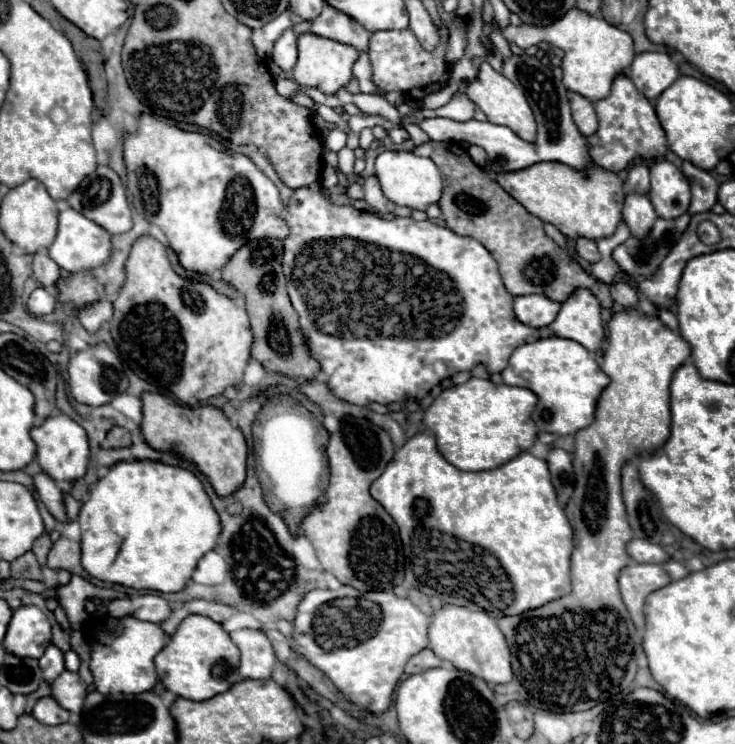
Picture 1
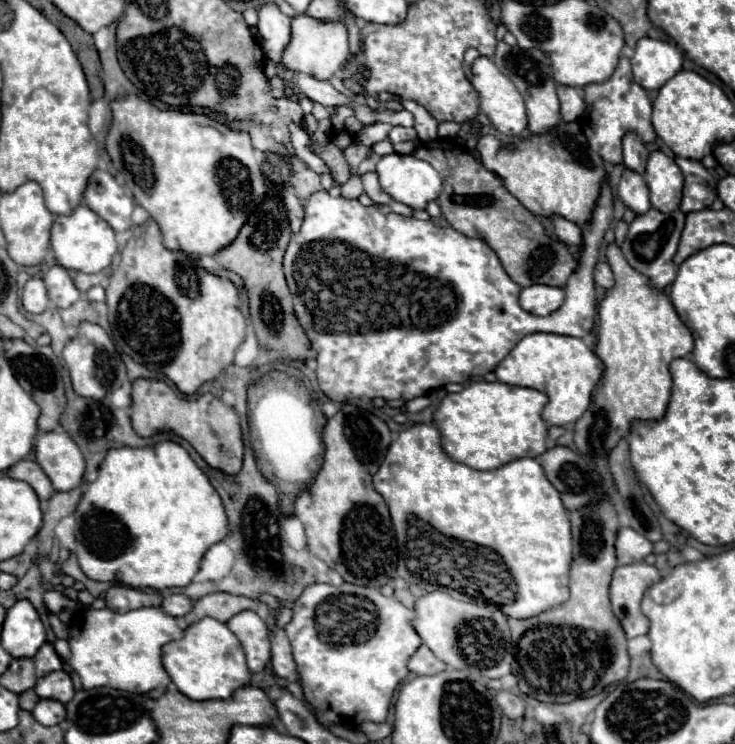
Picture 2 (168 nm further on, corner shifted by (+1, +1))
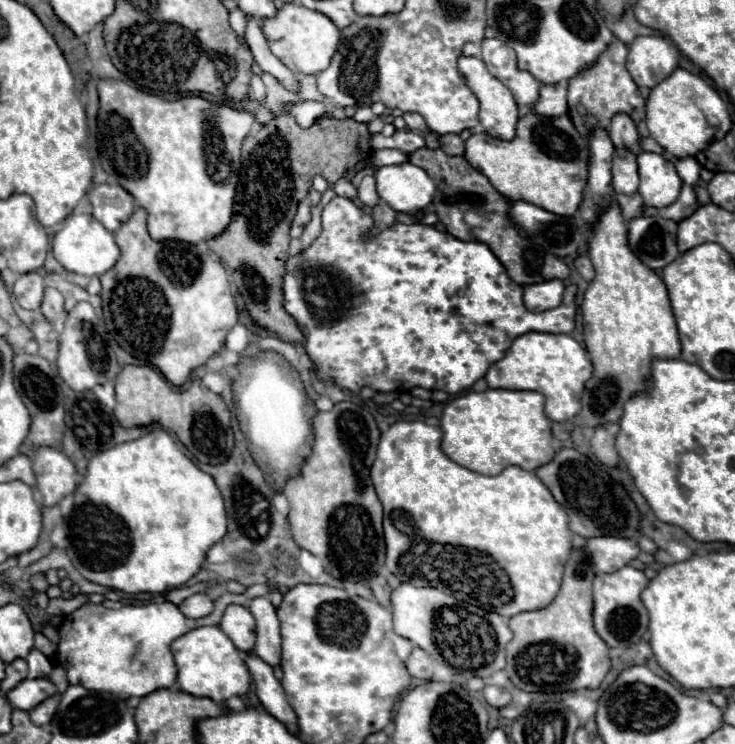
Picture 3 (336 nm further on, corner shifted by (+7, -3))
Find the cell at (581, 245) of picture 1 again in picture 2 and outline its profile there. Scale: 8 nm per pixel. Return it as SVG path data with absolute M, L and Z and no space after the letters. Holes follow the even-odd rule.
M555 216L553 218L553 226L555 226L555 234L557 238L567 244L567 246L581 246L583 244L583 236L581 236L581 226L577 226L575 222L569 222L565 218Z

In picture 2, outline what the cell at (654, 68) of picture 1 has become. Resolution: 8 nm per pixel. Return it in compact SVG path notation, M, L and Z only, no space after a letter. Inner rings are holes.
M641 38L635 48L635 56L631 58L633 78L645 90L659 90L675 72L681 70L683 56L675 44Z

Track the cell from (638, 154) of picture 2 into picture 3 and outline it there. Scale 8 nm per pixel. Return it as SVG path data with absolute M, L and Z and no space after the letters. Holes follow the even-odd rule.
M625 114L613 116L609 124L609 136L615 146L627 146L633 152L639 152L639 134L635 128L635 122L629 116Z

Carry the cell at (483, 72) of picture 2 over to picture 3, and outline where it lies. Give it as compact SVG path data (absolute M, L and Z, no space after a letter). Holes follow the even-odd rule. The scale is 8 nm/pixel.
M461 56L459 58L459 72L465 76L467 86L471 88L471 92L477 96L481 108L479 108L479 122L485 128L487 134L495 136L495 138L503 138L509 140L515 134L515 124L519 120L519 112L517 112L517 102L511 94L511 90L507 86L503 86L495 76L491 76L485 68L485 64L479 58L467 58Z

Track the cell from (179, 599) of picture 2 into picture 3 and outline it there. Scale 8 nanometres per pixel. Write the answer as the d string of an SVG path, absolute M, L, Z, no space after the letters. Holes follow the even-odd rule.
M193 594L179 604L179 610L189 618L203 618L213 612L215 600L207 594Z

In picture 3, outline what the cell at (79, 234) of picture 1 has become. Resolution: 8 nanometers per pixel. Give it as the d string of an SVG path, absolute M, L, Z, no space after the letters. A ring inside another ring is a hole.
M73 214L69 216L61 228L57 230L53 238L53 256L55 260L69 272L85 274L85 276L101 276L119 258L119 248L115 244L113 232L109 232L99 220L95 220L91 214Z

